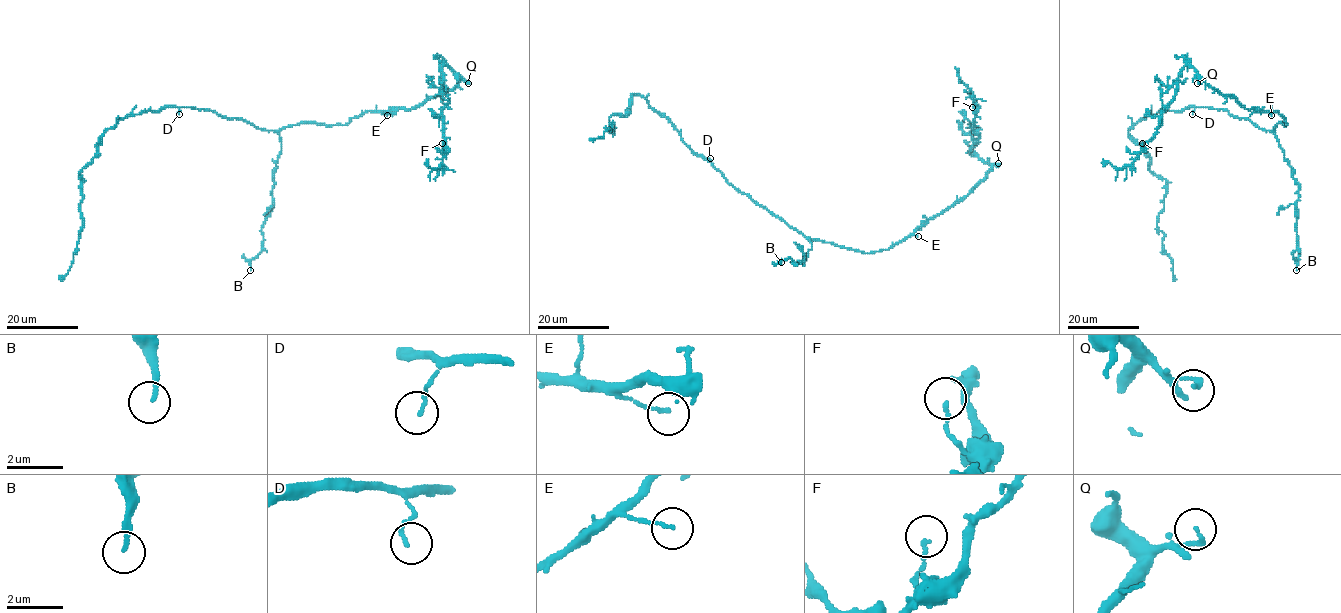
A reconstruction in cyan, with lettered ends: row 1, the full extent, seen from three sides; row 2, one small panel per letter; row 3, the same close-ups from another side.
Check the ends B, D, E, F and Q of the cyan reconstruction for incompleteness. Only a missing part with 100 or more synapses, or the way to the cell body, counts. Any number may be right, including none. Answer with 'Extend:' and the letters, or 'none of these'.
Extend: Q

